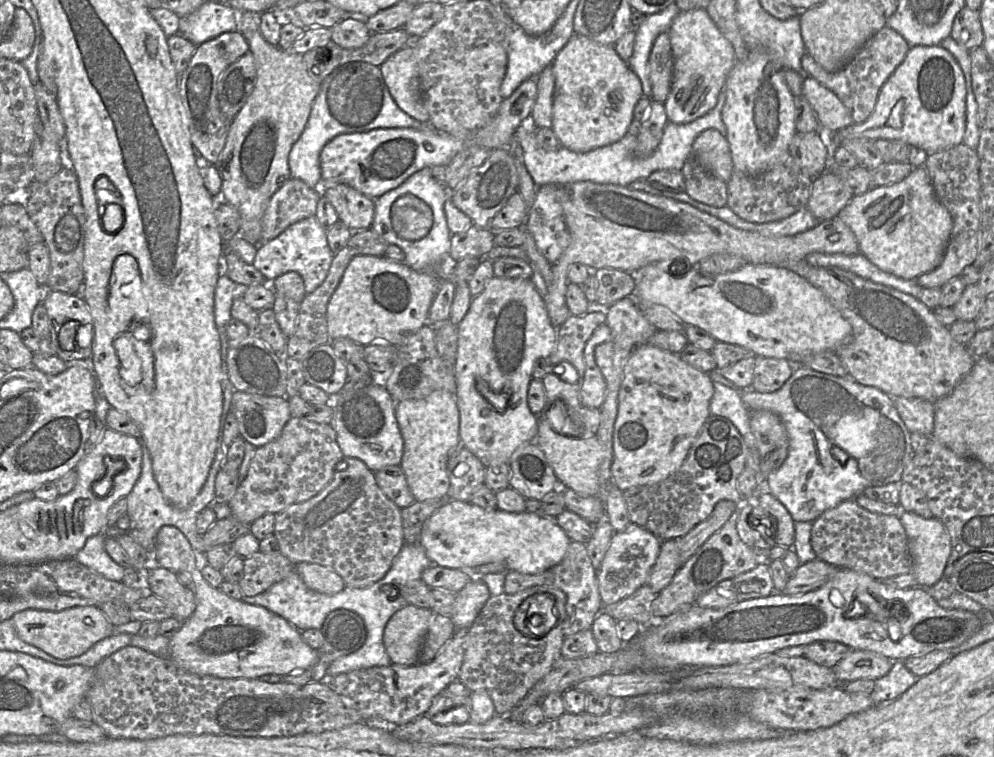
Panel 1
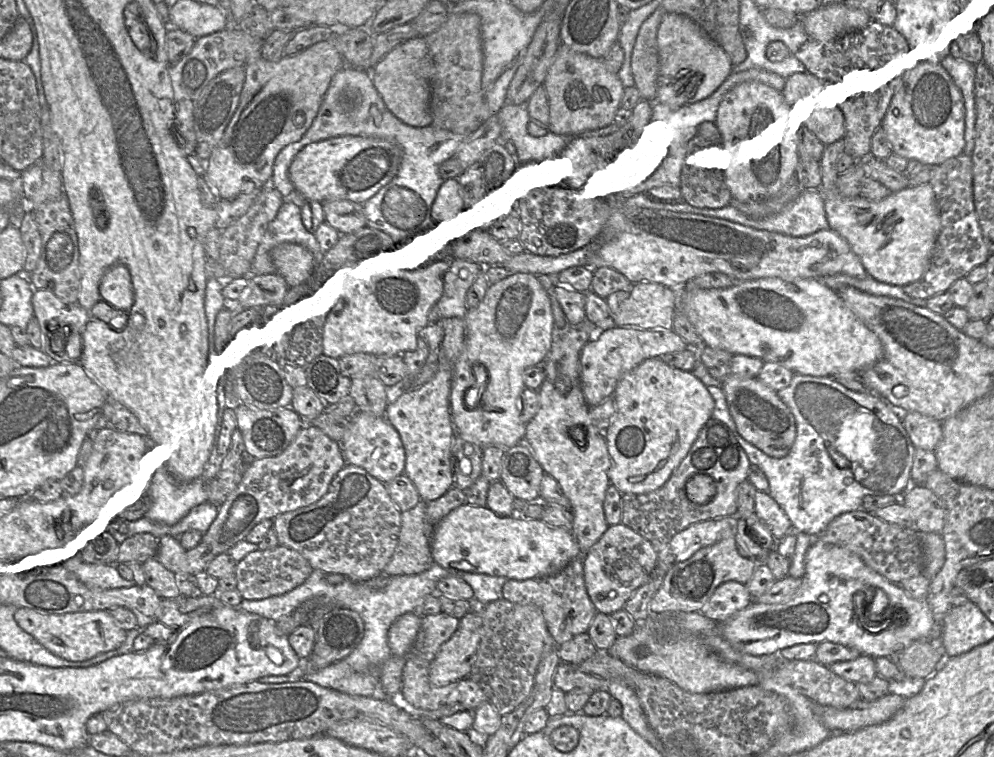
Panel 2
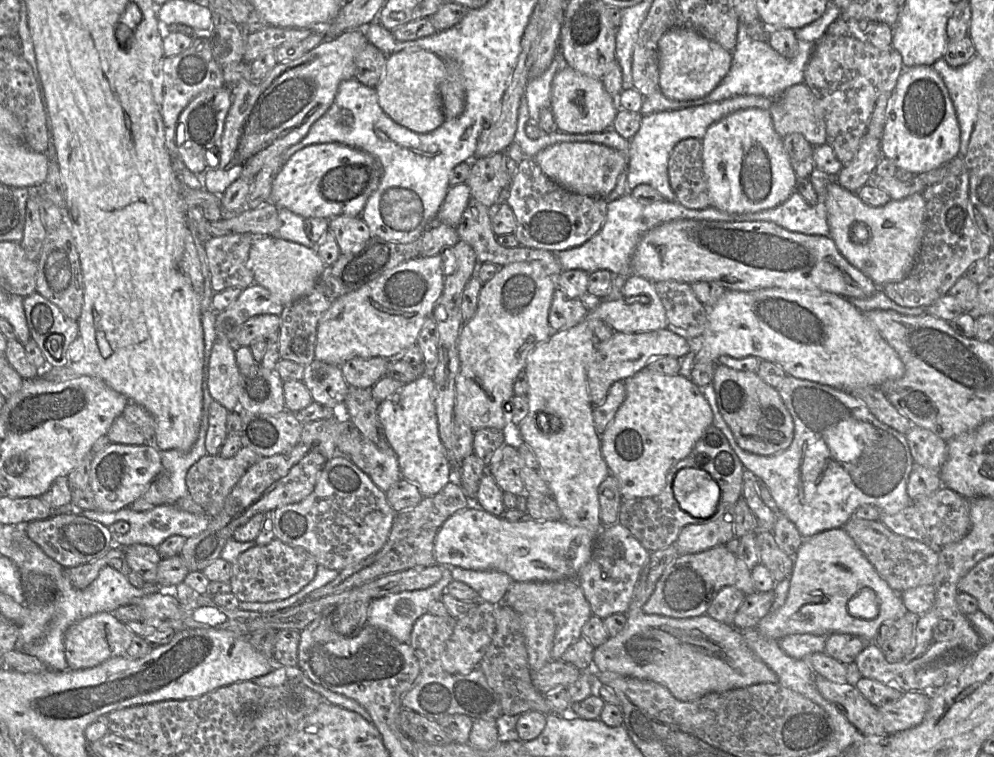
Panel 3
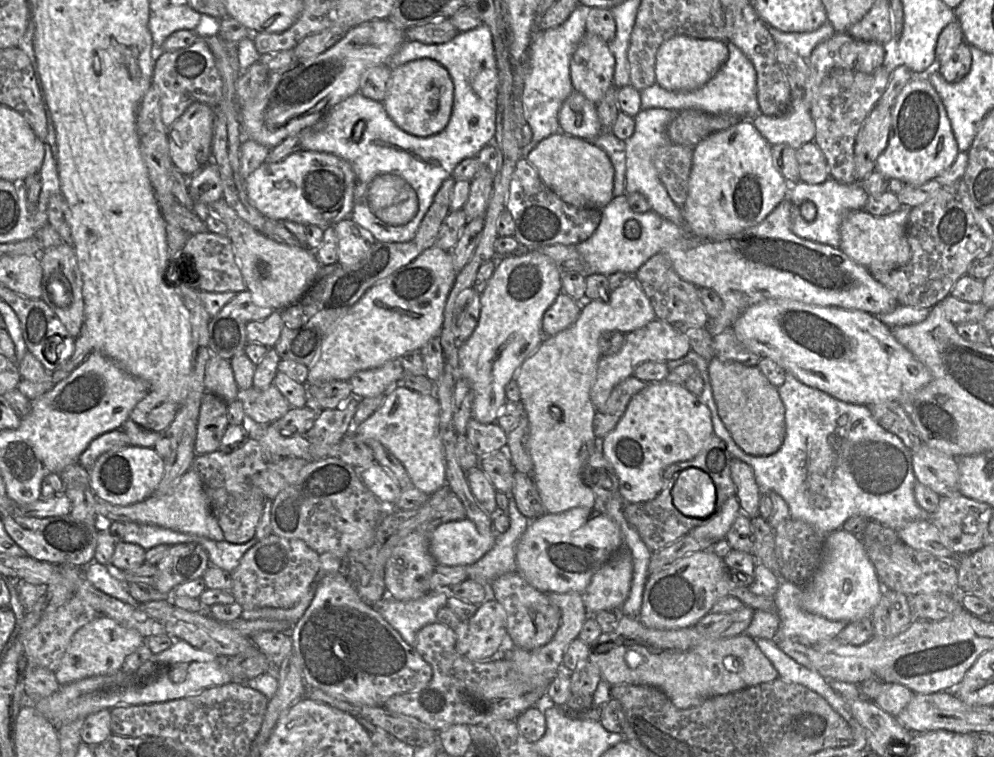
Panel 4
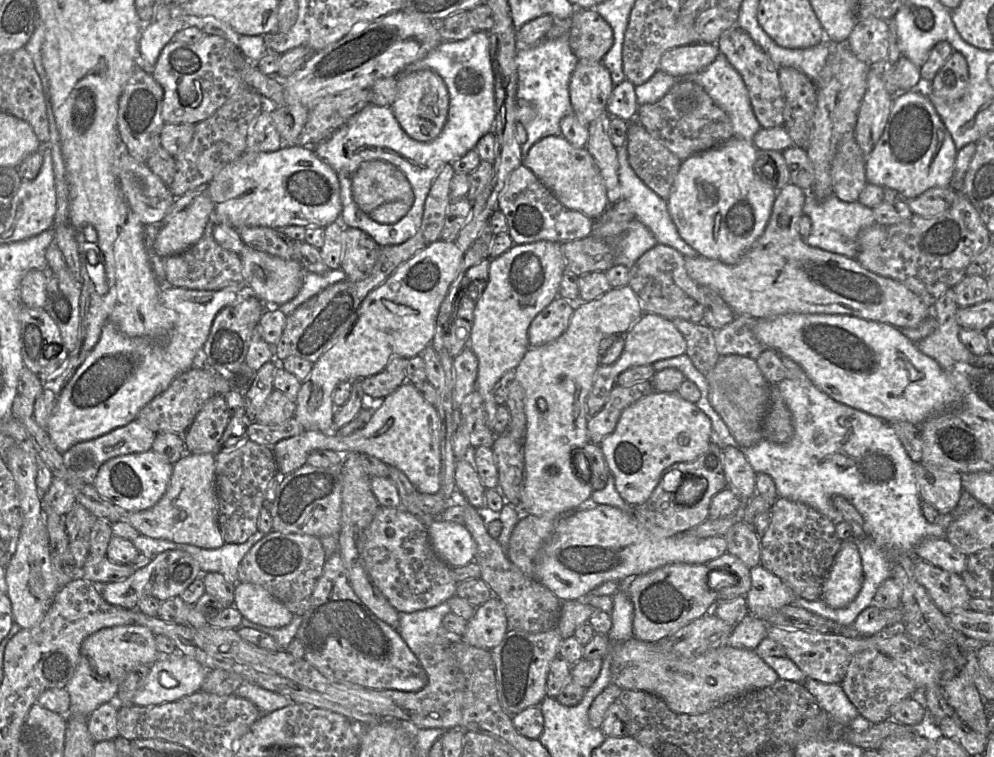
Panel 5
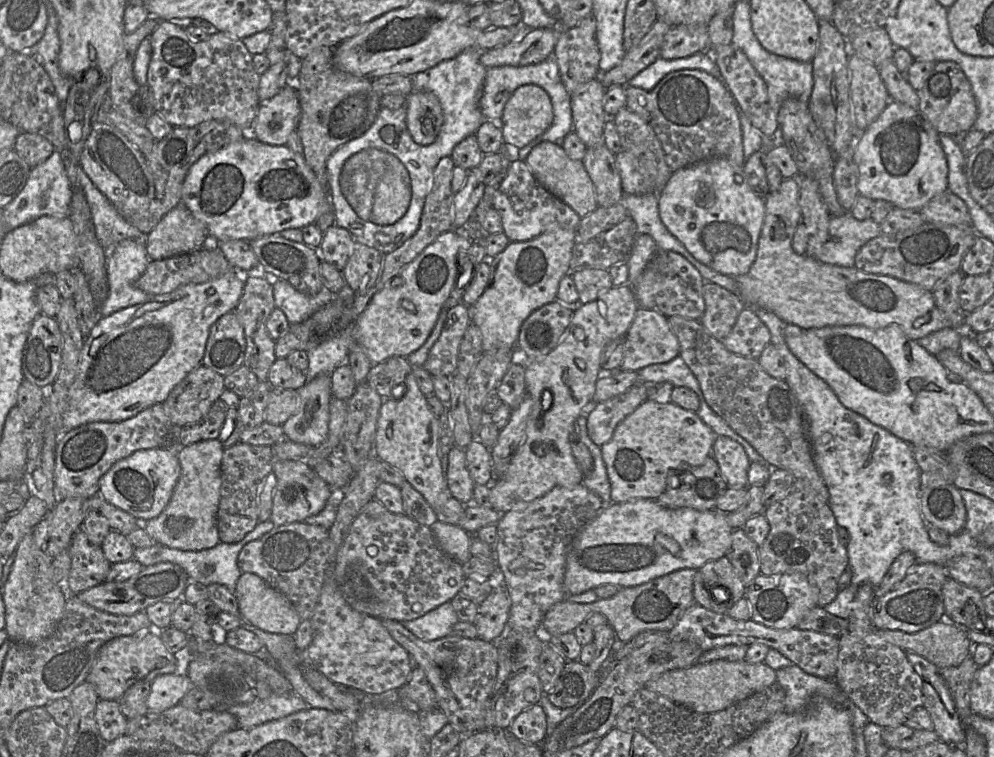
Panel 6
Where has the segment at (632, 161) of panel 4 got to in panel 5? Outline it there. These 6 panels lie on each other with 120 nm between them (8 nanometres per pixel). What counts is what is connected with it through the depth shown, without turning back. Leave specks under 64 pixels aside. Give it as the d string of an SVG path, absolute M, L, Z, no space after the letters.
M626 143L617 148L619 163L619 183L622 199L625 199L631 206L635 219L644 224L655 236L658 244L668 245L675 248L681 254L688 257L695 257L699 254L680 236L667 207L667 201L658 196L636 175L628 160Z

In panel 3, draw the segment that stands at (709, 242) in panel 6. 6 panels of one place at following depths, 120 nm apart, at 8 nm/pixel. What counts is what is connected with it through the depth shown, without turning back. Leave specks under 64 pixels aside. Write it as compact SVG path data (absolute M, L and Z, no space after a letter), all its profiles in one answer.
M747 108L736 111L710 126L702 138L703 169L711 200L709 207L732 214L754 213L774 208L796 191L798 178L784 149L783 138L775 131L769 110Z

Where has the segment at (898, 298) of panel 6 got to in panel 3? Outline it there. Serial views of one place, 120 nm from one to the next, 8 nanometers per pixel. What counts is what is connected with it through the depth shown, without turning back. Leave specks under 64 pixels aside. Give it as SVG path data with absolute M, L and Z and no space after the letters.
M679 219L660 224L638 242L631 275L651 282L714 281L742 292L767 288L821 291L846 299L866 299L879 289L845 259L830 236L792 232L769 221Z

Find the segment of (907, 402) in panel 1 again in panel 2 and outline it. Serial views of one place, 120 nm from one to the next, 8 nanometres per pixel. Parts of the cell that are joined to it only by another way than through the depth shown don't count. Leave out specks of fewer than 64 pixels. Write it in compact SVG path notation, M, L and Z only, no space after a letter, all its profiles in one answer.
M918 412L902 413L902 424L915 448L934 451L942 438L941 422Z

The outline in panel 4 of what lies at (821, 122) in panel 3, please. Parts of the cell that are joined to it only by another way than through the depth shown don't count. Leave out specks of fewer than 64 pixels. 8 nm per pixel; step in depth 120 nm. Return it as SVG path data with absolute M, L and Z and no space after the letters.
M804 98L792 99L788 111L782 115L758 114L750 120L770 145L788 144L797 149L815 138L815 123Z

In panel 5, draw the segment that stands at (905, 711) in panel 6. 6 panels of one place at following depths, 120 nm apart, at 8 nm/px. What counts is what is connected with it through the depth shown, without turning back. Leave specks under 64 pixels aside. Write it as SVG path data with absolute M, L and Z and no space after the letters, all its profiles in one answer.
M867 649L853 656L840 685L859 714L871 724L889 720L892 706L913 696L918 690L901 666L875 649Z

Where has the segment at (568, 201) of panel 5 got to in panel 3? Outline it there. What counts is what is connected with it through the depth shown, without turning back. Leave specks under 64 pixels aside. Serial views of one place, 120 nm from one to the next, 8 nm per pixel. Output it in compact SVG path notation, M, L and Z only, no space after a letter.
M591 142L557 143L541 150L533 159L548 178L566 189L605 199L615 188L619 175L628 168L628 161L621 152Z

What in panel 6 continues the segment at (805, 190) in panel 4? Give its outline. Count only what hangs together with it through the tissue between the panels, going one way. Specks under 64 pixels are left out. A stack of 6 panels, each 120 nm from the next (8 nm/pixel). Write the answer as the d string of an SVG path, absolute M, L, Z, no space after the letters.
M845 212L838 217L830 217L829 238L819 248L818 258L821 262L842 266L855 267L855 257L860 248L869 240L881 234L881 228L871 218L866 220L857 220L850 212Z

